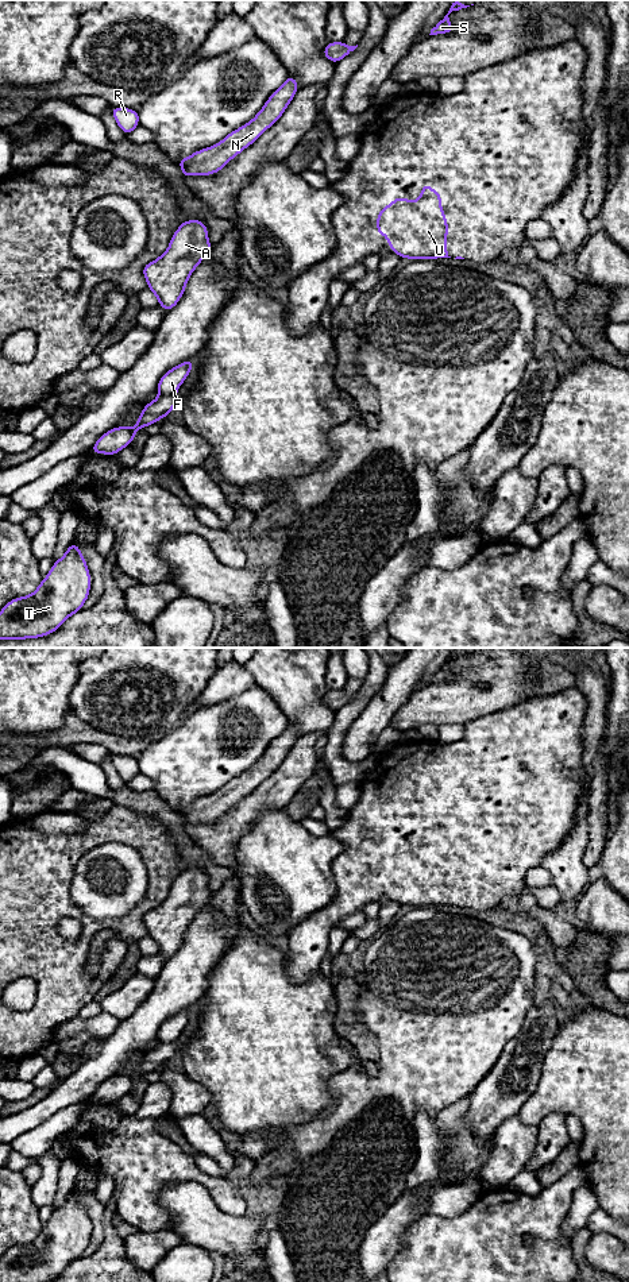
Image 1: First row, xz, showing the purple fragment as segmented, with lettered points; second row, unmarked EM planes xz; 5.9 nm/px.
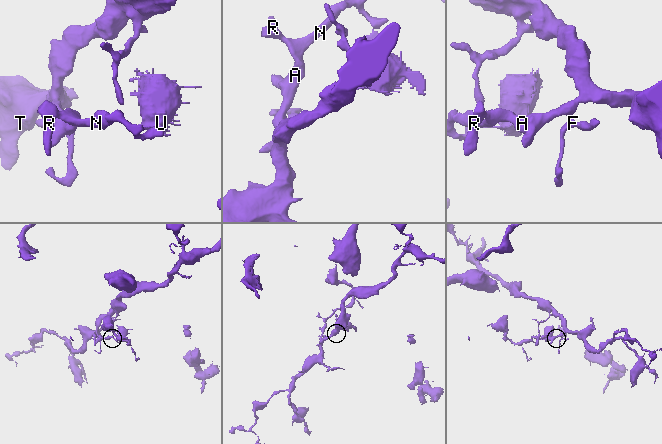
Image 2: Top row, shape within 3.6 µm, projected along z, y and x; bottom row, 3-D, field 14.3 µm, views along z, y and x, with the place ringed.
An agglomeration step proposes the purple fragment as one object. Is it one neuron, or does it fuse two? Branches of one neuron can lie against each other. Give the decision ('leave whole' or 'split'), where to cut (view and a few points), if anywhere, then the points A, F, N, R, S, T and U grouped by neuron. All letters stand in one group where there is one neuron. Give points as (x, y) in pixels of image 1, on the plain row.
split | xz (174, 1041), (159, 1043) | A F N R S T / U

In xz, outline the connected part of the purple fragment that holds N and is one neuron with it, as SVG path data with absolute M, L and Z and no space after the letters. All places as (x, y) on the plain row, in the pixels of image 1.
M286 723L283 733L271 741L256 764L229 780L217 792L198 798L181 806L178 814L184 826L192 823L211 823L220 819L231 807L251 793L285 760L298 738L298 729Z

